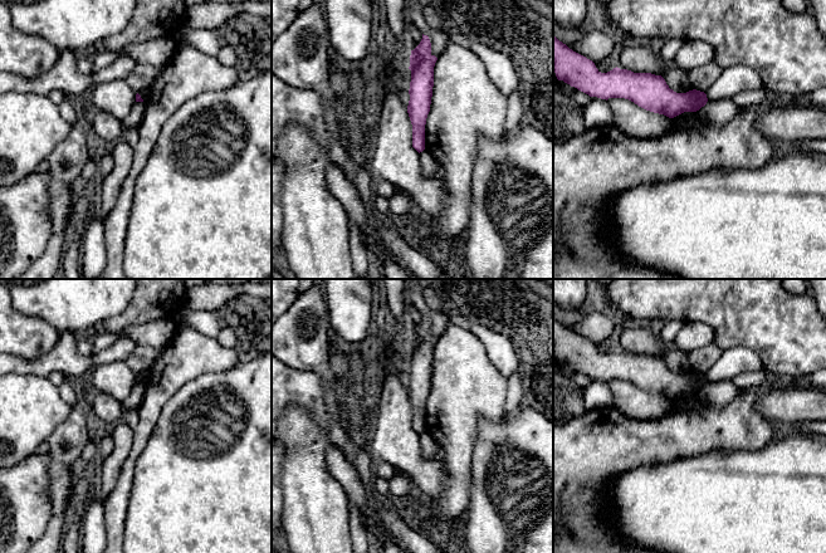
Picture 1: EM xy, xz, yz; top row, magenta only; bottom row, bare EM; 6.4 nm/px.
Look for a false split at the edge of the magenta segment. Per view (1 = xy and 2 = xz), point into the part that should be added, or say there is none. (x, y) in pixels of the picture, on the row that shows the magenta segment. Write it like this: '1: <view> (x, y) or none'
1: none
2: none

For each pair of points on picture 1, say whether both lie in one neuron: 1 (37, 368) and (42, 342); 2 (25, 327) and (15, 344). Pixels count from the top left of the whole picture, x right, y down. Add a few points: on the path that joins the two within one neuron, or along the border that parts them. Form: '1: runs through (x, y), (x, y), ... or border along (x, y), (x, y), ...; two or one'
1: border along (52, 348), (33, 358), (13, 356); two
2: runs through (23, 331), (15, 341); one

